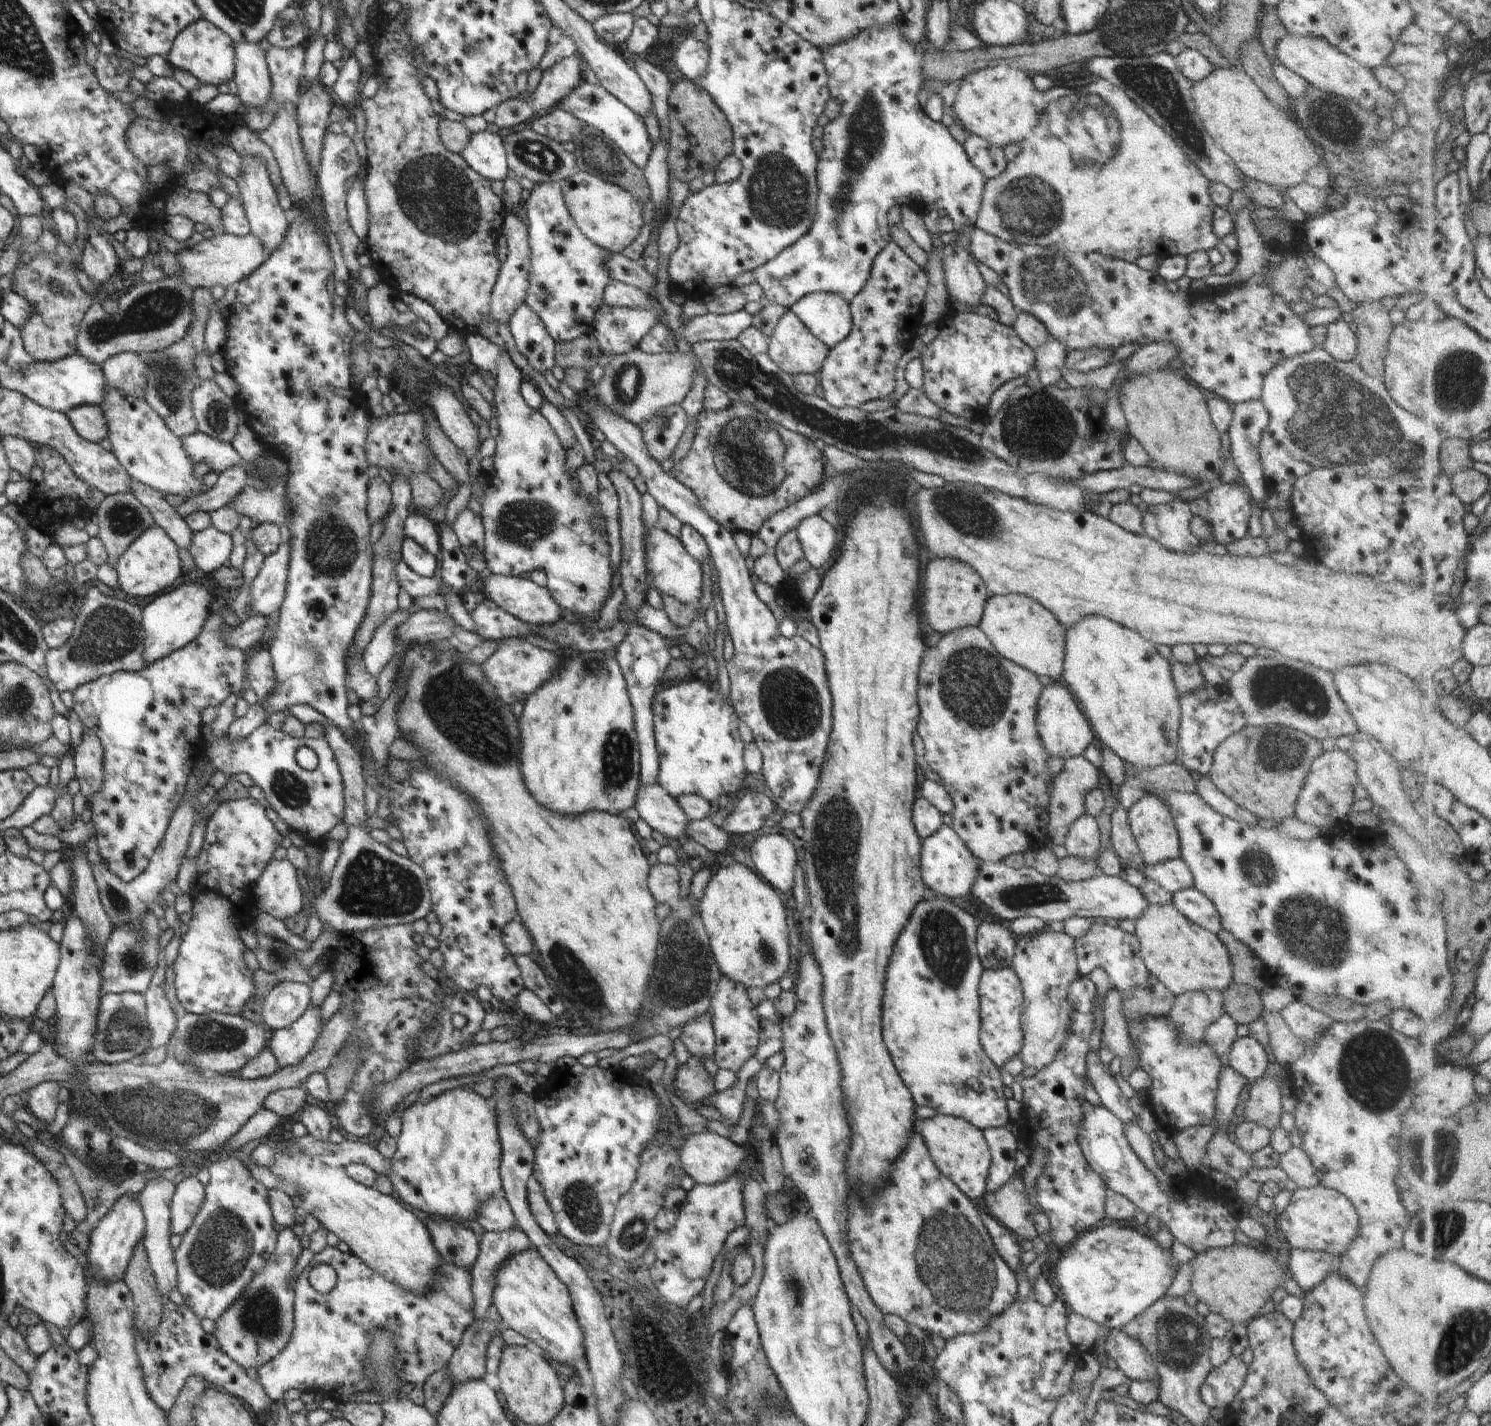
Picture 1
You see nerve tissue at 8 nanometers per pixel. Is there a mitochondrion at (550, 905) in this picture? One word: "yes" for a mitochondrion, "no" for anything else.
no

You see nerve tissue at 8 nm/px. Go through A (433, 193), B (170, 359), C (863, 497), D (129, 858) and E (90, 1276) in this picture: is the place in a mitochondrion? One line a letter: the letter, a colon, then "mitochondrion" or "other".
A: mitochondrion
B: mitochondrion
C: other
D: other
E: other

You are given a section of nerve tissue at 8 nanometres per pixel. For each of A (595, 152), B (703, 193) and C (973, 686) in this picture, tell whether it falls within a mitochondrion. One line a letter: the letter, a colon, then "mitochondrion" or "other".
A: mitochondrion
B: other
C: mitochondrion

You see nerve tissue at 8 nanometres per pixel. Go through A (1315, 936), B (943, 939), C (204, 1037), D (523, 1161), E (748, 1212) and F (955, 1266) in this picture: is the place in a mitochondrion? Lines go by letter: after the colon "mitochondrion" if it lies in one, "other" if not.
A: mitochondrion
B: mitochondrion
C: mitochondrion
D: other
E: other
F: mitochondrion

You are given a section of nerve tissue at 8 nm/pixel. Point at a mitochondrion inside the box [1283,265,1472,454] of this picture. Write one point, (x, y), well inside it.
(1418, 381)

